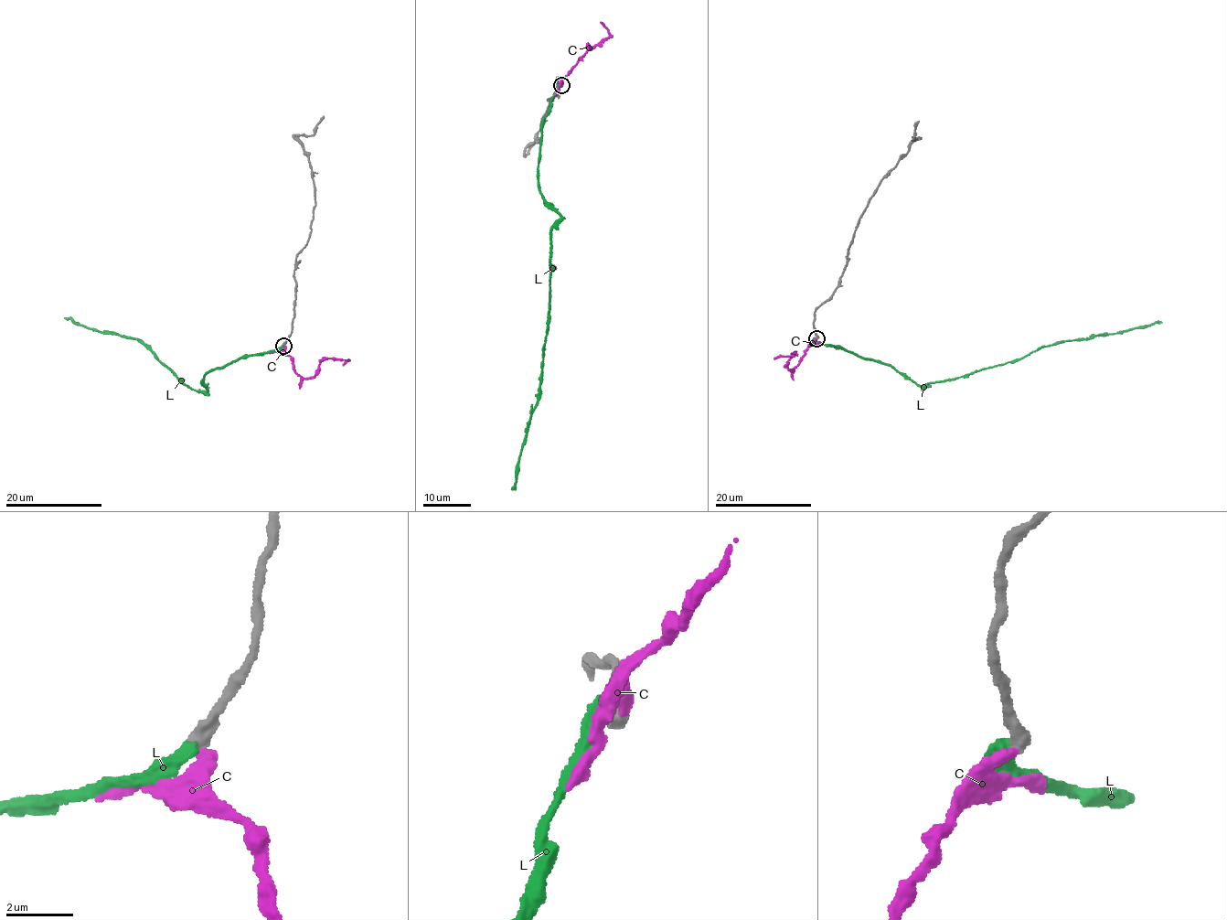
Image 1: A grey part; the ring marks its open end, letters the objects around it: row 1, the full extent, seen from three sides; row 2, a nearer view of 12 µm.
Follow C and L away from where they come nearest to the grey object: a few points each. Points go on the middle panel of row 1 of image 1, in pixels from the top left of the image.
C: (562, 85), (562, 78), (586, 51), (586, 47), (598, 46), (608, 36), (600, 22)
L: (560, 85), (542, 130), (538, 161), (539, 193), (560, 219), (553, 229), (540, 399), (510, 489)

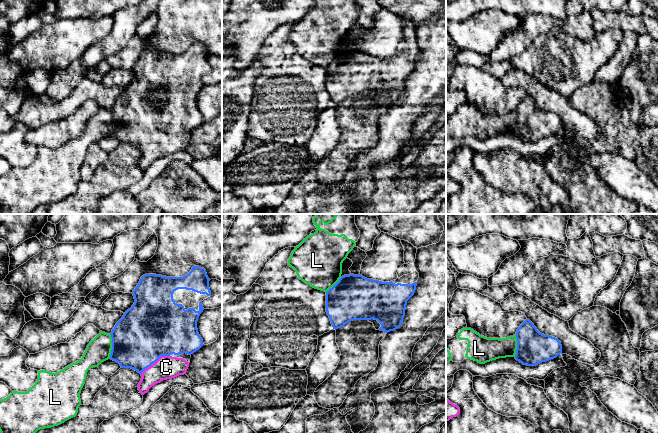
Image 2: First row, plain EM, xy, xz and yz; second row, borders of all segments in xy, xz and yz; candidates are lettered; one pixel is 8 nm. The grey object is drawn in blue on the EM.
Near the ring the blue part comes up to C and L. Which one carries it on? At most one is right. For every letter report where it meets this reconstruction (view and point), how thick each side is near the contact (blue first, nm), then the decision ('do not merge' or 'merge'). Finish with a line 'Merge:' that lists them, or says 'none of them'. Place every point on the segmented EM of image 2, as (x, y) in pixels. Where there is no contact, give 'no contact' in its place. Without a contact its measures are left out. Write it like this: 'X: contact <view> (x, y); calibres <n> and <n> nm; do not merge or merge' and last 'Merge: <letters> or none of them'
C: contact xy (154, 362); calibres 460 and 190 nm; merge
L: contact xy (112, 346); calibres 440 and 190 nm; do not merge
Merge: C

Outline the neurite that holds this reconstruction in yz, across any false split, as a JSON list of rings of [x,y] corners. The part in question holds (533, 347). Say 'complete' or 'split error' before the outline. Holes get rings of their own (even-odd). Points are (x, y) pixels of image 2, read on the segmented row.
complete; [[[526,319],[516,332],[517,349],[515,359],[527,366],[536,366],[562,354],[561,342],[552,336],[540,333]]]

